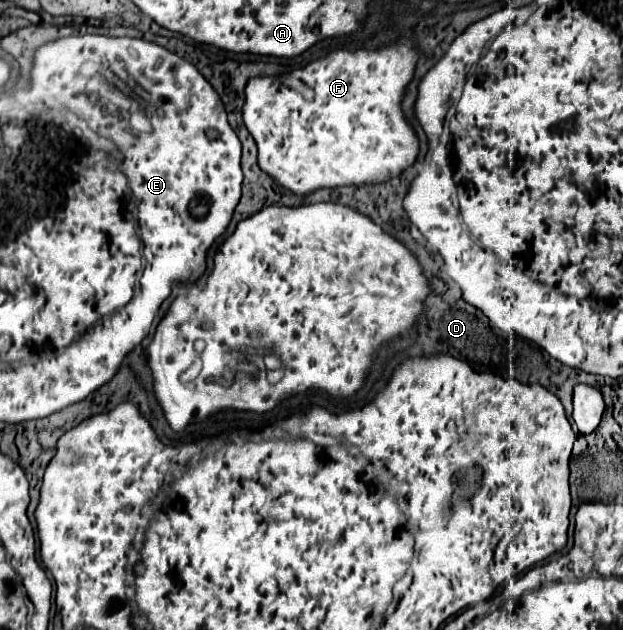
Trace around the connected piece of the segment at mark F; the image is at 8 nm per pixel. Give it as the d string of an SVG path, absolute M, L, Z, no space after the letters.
M406 38L374 52L334 50L326 58L320 58L302 70L282 74L280 78L264 76L248 80L242 112L244 124L258 144L258 164L264 172L272 174L278 184L296 194L310 194L318 188L346 184L374 184L398 176L404 168L414 164L418 156L418 138L400 110L400 100L406 84L414 76L416 60L416 46Z

